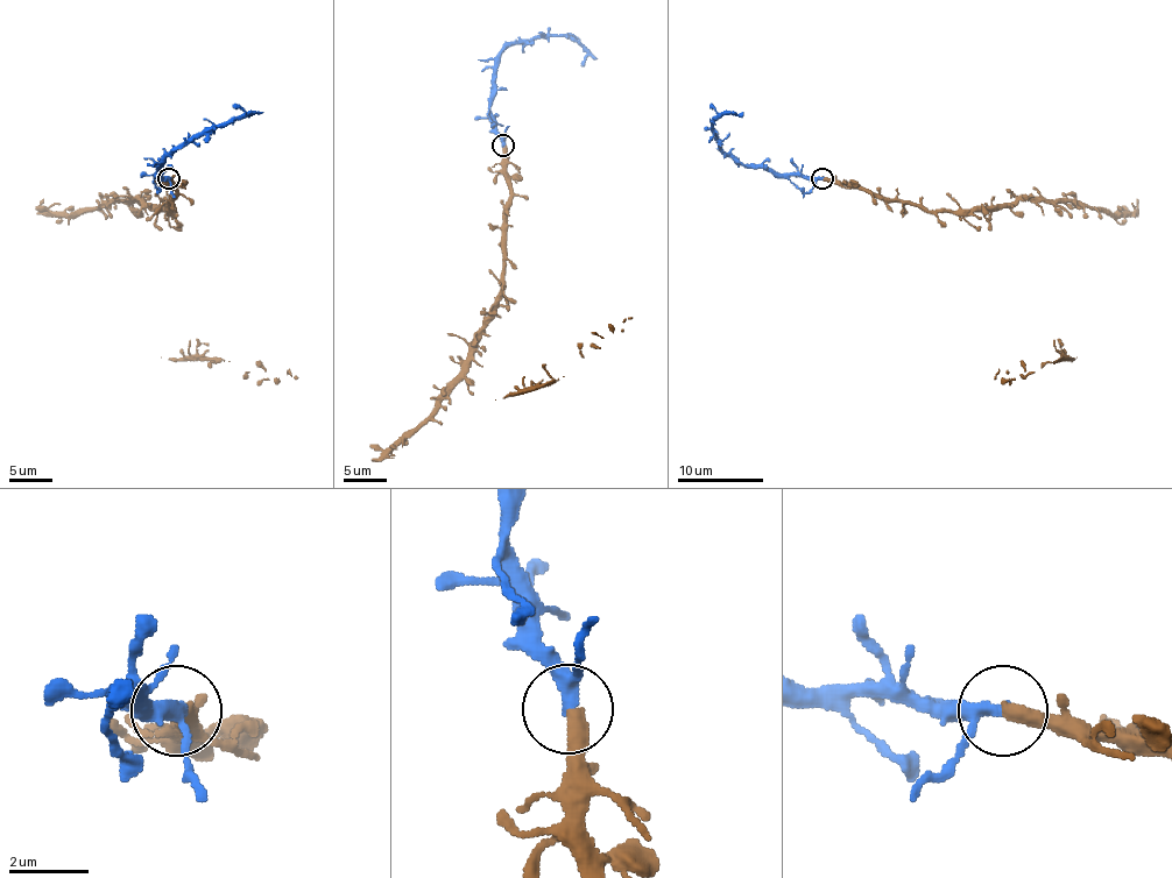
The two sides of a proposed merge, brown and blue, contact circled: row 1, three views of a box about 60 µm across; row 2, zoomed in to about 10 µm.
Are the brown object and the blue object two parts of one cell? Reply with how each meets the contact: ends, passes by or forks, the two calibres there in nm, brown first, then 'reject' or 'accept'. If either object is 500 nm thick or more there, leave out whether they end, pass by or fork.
brown ends | blue passes by | 400/280 nm | accept

